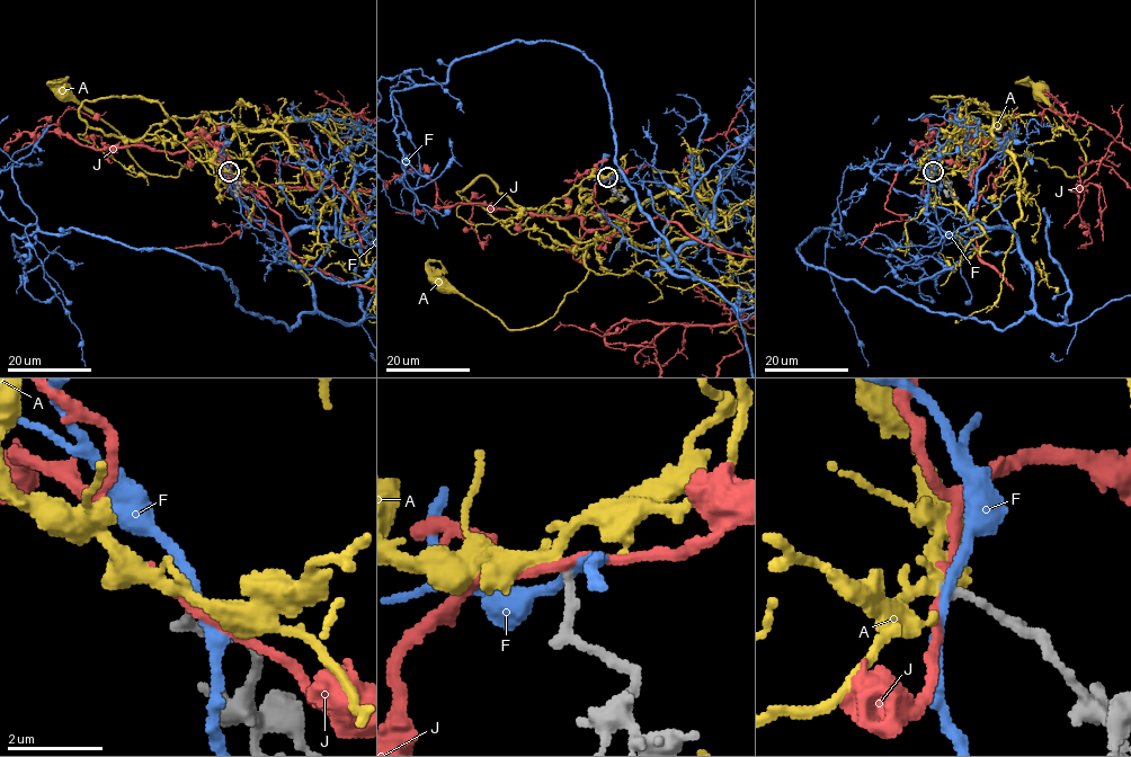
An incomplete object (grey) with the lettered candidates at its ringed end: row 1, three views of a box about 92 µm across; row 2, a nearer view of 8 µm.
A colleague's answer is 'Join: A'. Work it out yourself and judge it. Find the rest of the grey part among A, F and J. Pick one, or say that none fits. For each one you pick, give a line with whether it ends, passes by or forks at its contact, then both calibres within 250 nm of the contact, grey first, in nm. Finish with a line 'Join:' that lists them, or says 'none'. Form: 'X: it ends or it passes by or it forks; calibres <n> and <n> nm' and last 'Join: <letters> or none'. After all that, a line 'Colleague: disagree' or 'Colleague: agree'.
A: it passes by; calibres 190 and 280 nm
Join: A
Colleague: agree

